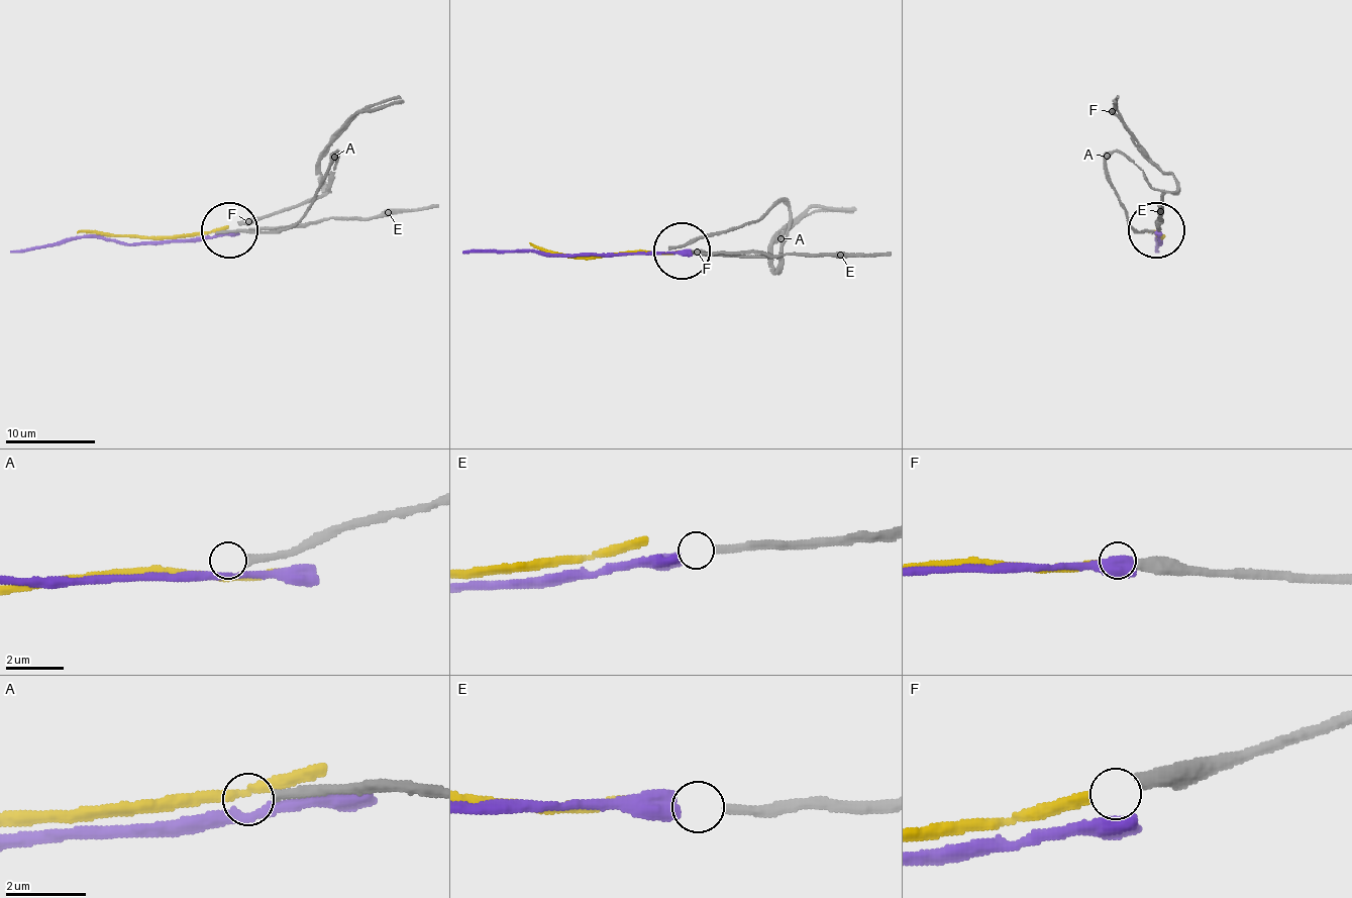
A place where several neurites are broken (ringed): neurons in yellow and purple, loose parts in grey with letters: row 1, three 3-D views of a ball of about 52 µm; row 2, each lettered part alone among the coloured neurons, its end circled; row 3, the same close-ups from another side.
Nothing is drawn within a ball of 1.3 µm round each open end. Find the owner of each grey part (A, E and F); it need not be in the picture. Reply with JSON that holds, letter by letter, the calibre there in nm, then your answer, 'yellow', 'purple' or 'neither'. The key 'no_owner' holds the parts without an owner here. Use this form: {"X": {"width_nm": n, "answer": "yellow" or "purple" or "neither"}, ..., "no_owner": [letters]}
{"A": {"width_nm": 260, "answer": "neither"}, "E": {"width_nm": 260, "answer": "purple"}, "F": {"width_nm": 440, "answer": "yellow"}, "no_owner": ["A"]}

